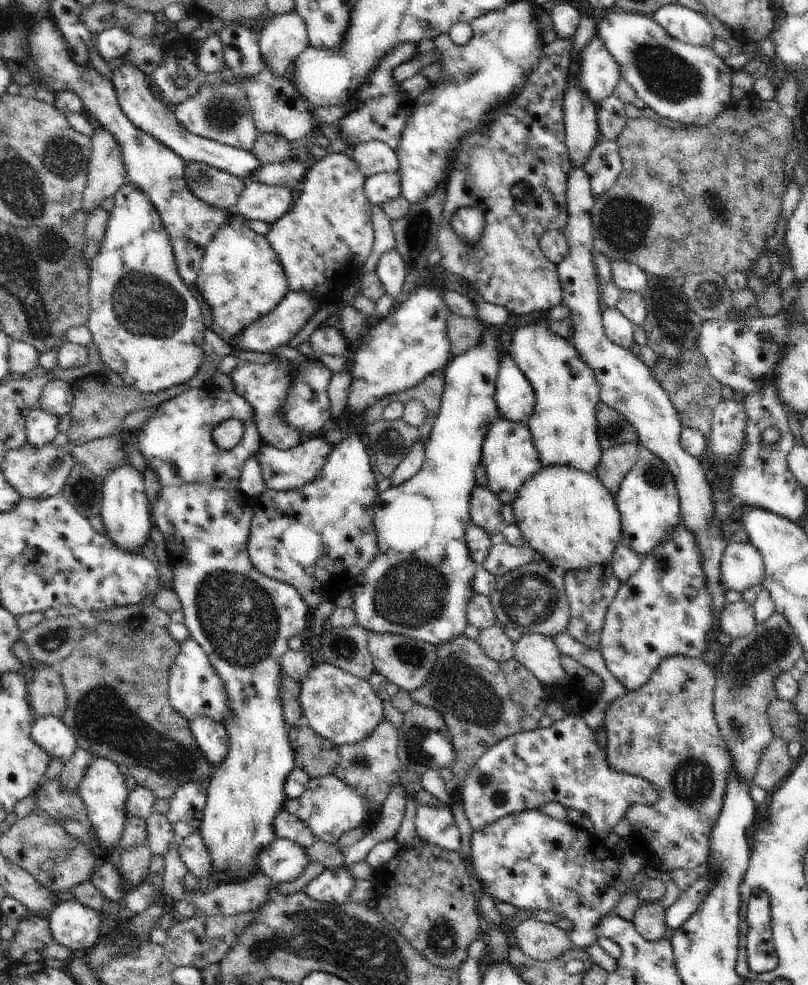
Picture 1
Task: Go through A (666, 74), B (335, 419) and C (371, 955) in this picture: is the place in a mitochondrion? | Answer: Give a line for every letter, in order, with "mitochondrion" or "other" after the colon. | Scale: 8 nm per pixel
A: mitochondrion
B: other
C: mitochondrion

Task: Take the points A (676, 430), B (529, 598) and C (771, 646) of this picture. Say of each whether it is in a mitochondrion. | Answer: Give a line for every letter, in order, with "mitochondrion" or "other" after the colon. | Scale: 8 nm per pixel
A: other
B: mitochondrion
C: mitochondrion

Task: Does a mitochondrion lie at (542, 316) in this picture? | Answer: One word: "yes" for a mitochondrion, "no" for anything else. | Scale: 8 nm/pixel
no

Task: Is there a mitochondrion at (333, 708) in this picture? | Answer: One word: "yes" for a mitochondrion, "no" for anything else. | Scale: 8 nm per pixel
no

